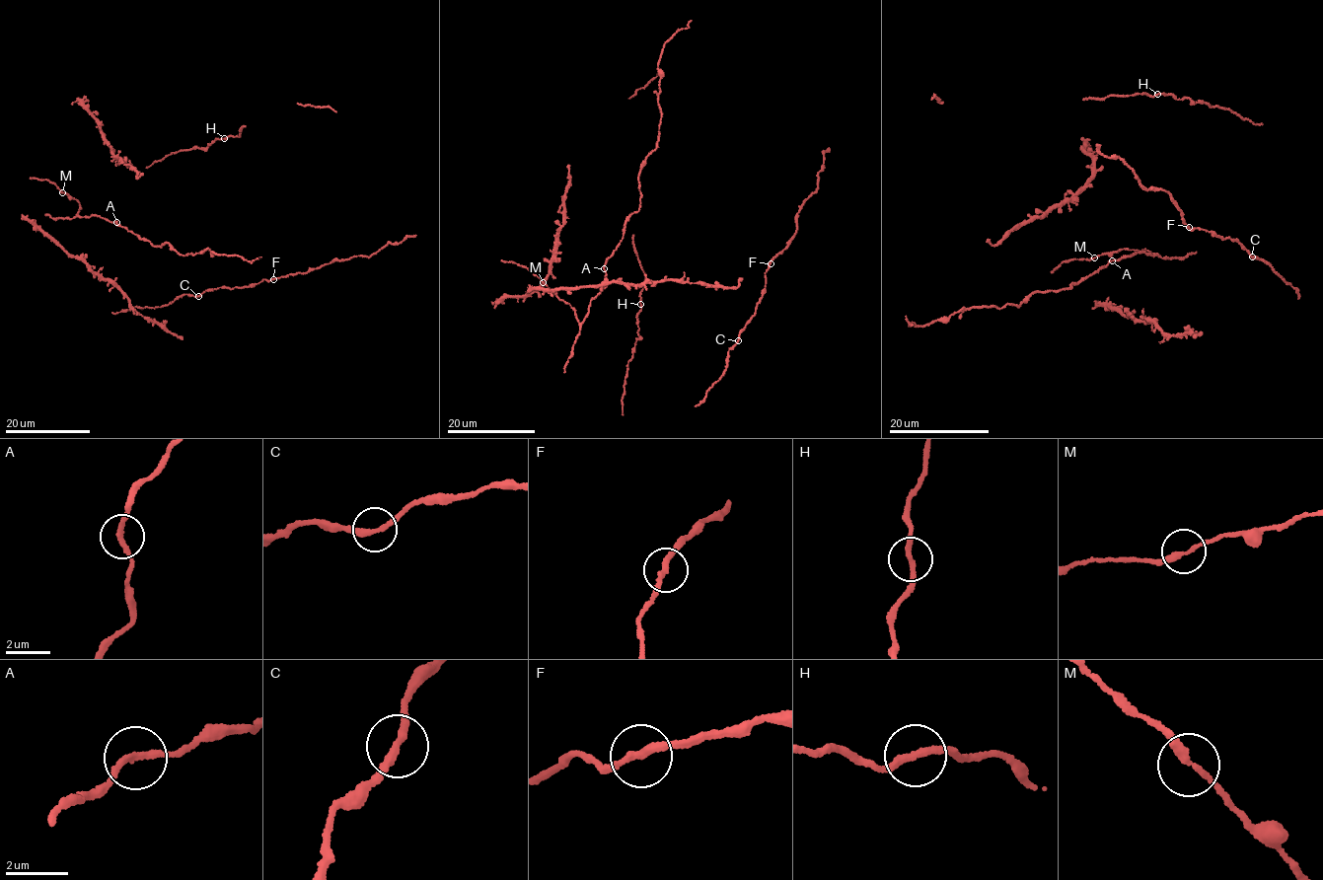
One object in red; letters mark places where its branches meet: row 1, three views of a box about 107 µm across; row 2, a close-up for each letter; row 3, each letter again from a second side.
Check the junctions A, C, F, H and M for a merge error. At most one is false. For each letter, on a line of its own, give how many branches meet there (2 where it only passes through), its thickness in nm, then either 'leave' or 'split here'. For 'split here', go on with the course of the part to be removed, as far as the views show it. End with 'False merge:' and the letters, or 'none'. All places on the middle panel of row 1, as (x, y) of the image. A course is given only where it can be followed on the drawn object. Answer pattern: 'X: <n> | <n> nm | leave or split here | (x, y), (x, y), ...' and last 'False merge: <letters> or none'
A: 2 | 220 nm | leave
C: 2 | 240 nm | leave
F: 2 | 240 nm | leave
H: 2 | 220 nm | leave
M: 2 | 220 nm | leave
False merge: none

